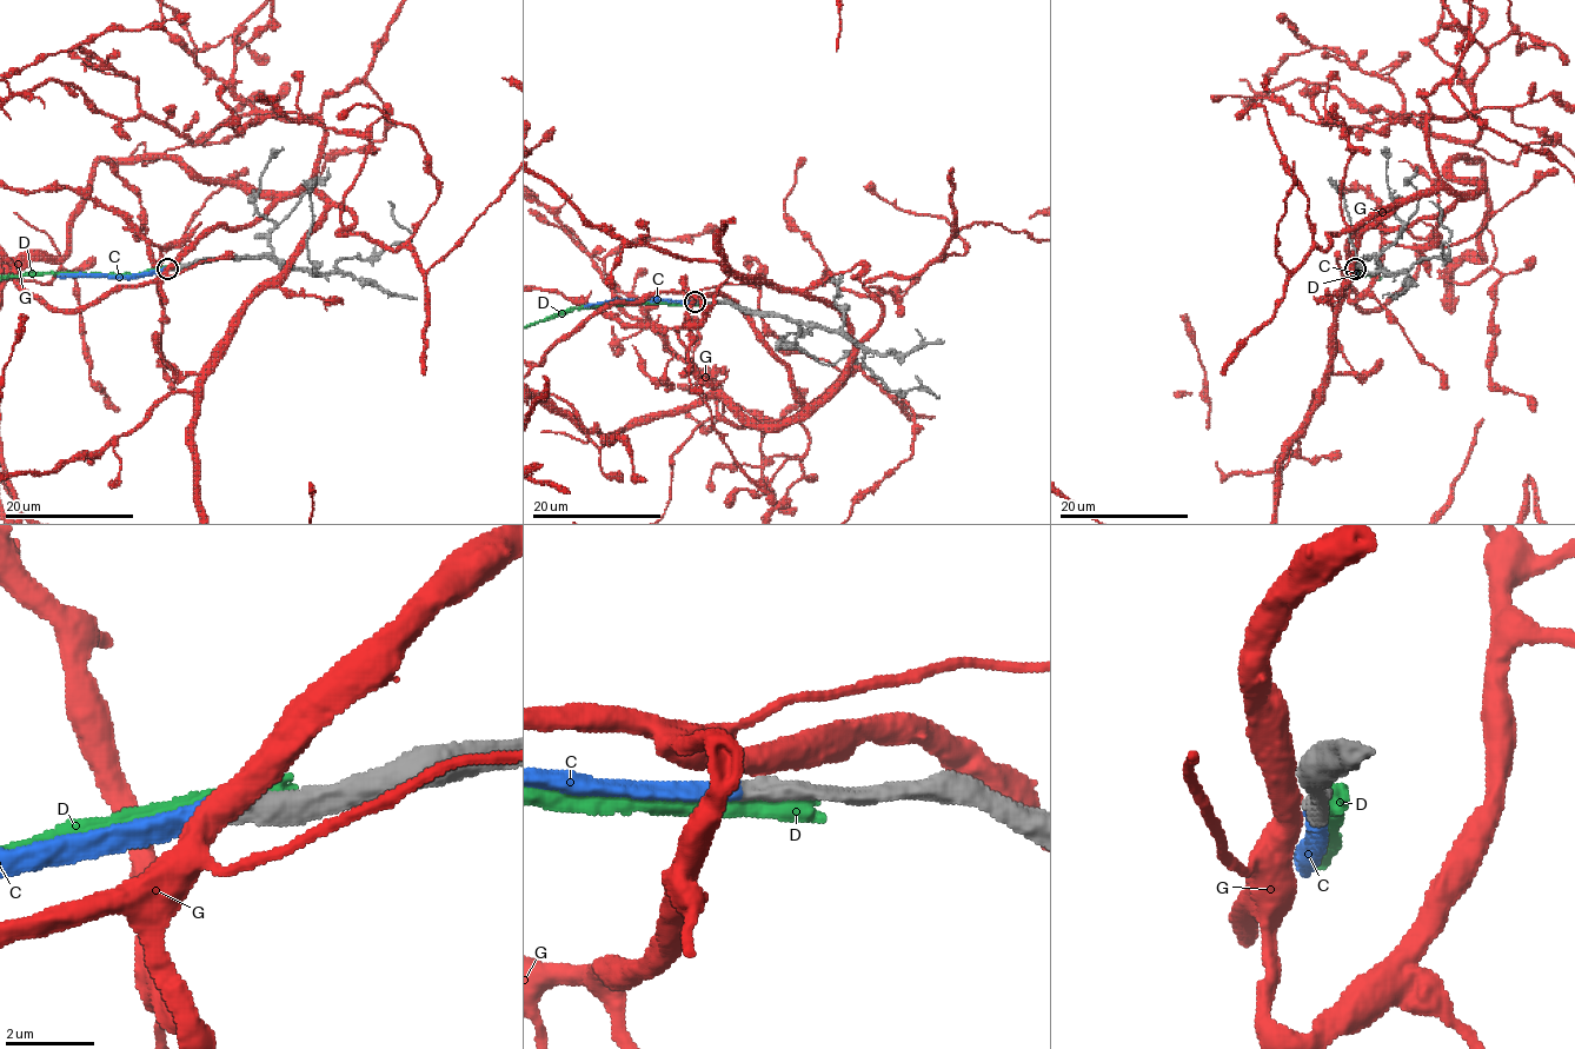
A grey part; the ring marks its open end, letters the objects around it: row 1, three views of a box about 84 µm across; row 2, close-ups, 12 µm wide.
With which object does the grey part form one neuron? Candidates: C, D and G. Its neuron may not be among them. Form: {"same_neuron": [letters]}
{"same_neuron": ["C"]}

